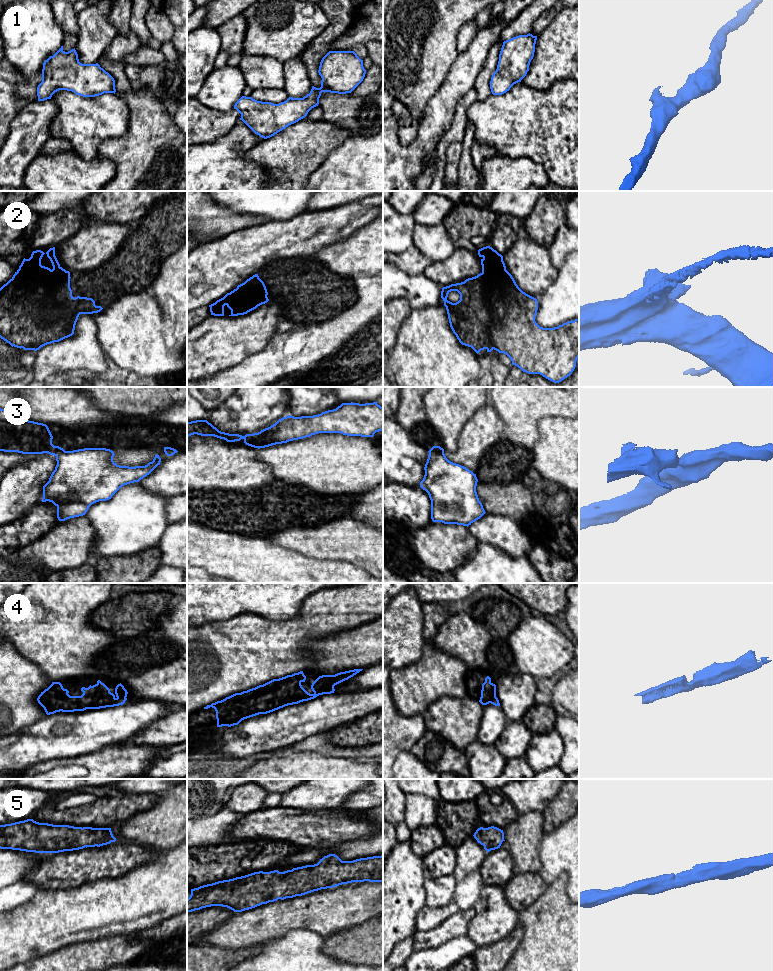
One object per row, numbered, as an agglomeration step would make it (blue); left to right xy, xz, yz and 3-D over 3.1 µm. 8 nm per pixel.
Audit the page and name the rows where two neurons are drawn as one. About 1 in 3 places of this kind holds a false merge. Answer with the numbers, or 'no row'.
3

